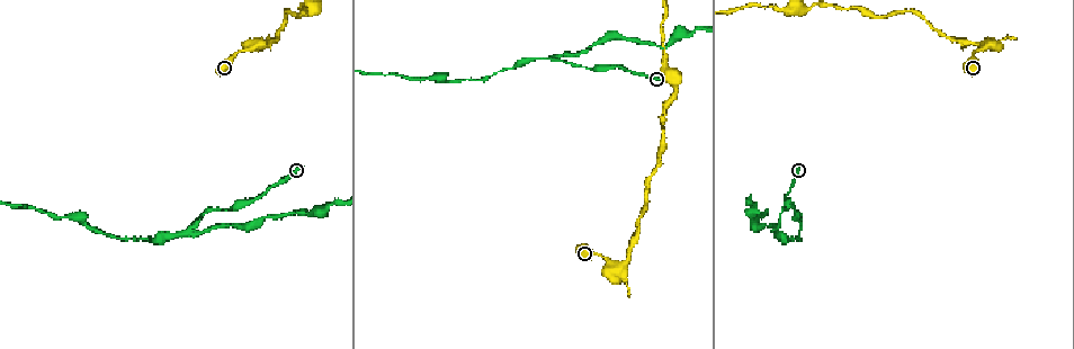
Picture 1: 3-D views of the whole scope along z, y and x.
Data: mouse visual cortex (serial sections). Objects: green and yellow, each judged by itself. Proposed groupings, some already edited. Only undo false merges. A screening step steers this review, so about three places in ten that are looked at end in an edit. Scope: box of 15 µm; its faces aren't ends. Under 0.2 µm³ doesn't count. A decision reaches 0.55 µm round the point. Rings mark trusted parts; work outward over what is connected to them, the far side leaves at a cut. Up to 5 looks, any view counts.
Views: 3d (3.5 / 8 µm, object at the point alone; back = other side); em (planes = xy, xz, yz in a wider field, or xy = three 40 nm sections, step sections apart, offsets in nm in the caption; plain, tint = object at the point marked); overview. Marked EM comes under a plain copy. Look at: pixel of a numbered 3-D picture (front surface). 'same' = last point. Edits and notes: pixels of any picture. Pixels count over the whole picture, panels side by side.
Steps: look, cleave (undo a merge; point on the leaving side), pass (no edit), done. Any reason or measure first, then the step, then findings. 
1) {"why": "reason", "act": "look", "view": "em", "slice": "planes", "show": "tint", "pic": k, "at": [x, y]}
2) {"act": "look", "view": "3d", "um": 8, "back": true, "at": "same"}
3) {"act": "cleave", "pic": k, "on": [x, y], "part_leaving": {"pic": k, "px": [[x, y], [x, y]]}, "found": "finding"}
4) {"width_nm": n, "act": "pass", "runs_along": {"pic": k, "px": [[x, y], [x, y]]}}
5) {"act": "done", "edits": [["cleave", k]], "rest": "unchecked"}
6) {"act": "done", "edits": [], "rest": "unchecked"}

{"why": "abrupt turn", "act": "look", "view": "3d", "um": 3.5, "pic": 1, "at": [985, 43]}

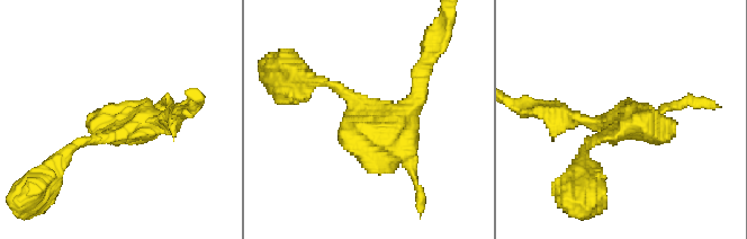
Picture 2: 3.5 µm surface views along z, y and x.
{"act": "look", "view": "em", "slice": "xy", "step": 3, "show": "tint", "pic": 2, "at": [389, 120]}

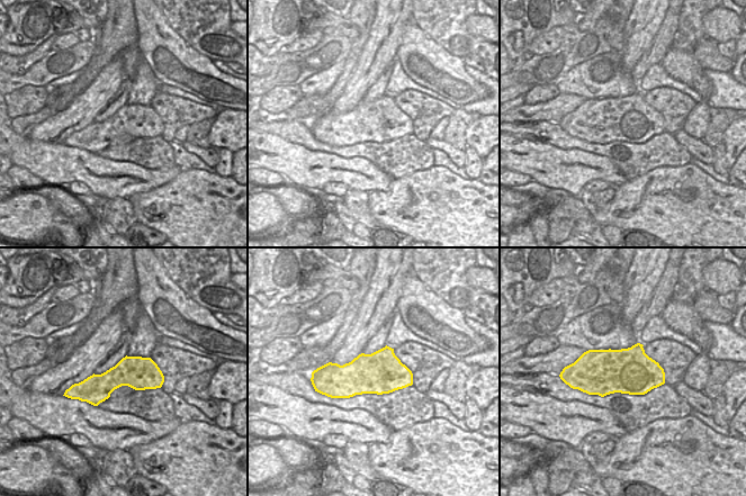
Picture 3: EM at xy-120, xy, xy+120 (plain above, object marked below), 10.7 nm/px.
{"act": "pass", "runs_along": {"pic": 3, "px": [[161, 378], [77, 388]]}, "found": "all the same cell"}

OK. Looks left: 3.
{"why": "abrupt turn", "act": "look", "view": "3d", "um": 8, "pic": 1, "at": [554, 58]}

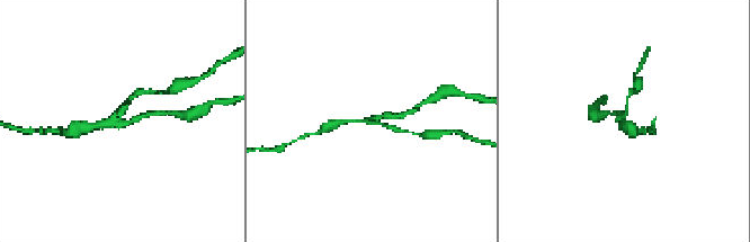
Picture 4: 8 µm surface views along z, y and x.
{"act": "look", "view": "3d", "um": 3.5, "pic": 4, "at": [625, 112]}

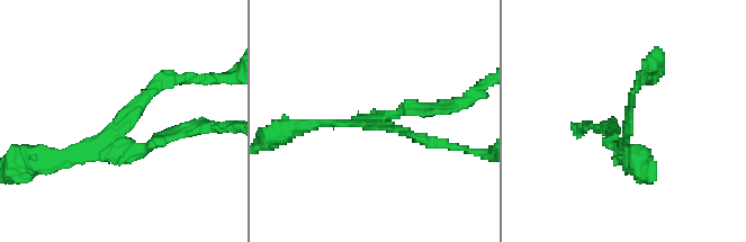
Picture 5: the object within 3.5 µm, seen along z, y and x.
{"why": "shape alone is not enough", "act": "look", "view": "em", "slice": "planes", "show": "tint", "pic": 5, "at": [372, 127]}

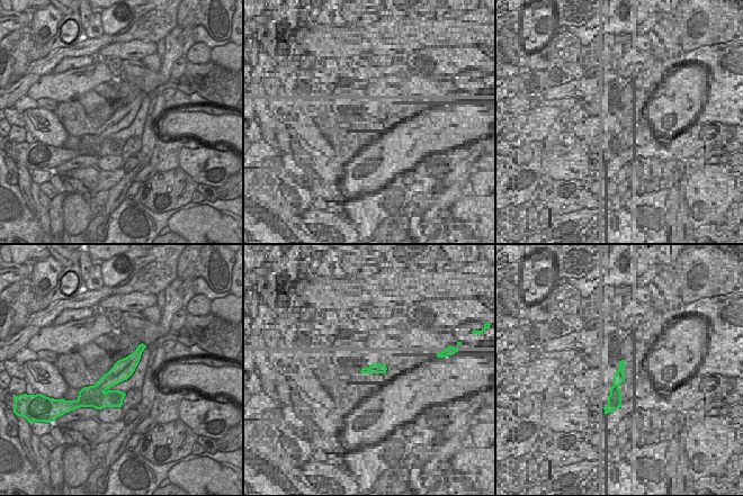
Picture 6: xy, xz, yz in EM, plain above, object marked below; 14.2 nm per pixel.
{"act": "cleave", "pic": 5, "on": [159, 143], "part_leaving": {"pic": 5, "px": [[124, 136], [145, 150], [217, 126]]}, "found": "a second cell is stuck on"}

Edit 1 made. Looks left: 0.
{"act": "done", "edits": [["cleave", 5]], "rest": "unchecked"}

